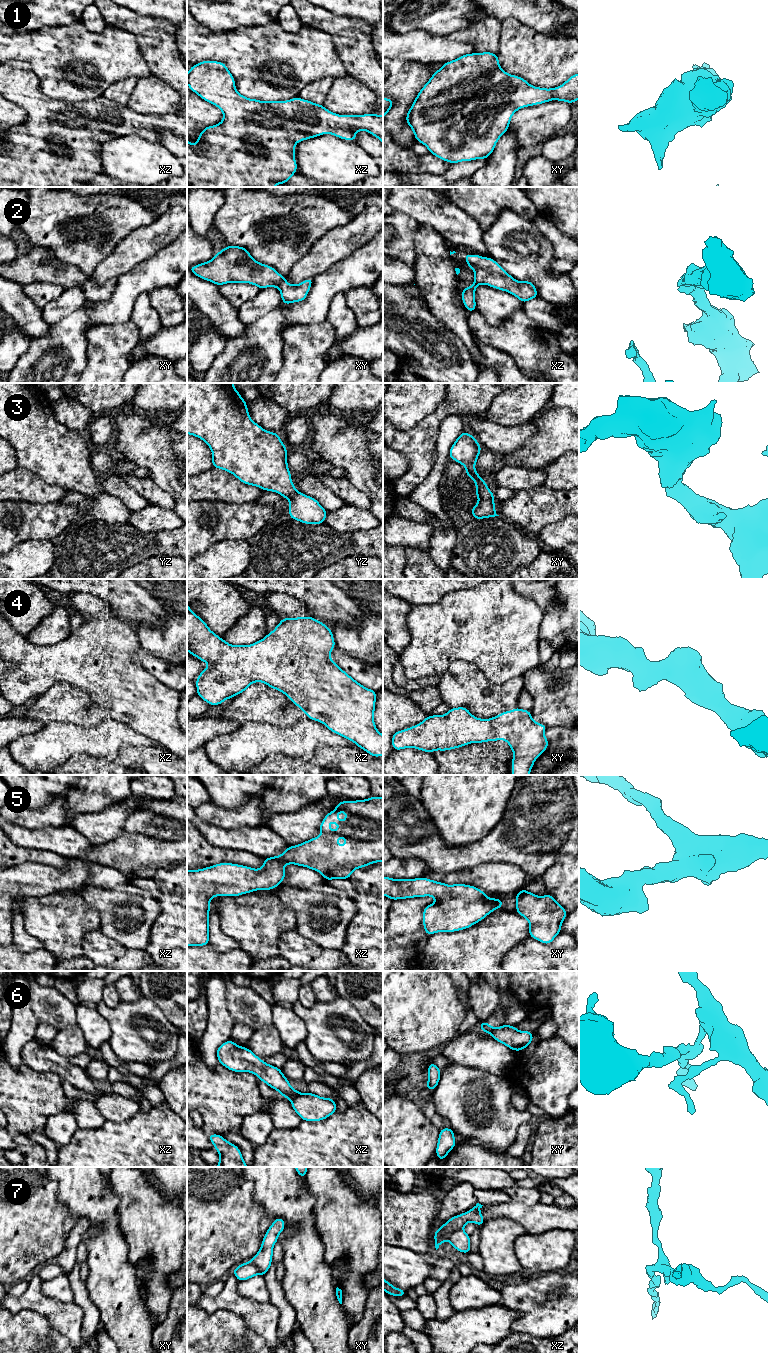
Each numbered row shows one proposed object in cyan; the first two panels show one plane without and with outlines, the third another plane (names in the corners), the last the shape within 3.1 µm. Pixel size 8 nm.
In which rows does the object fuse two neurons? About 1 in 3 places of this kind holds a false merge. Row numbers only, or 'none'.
6, 7

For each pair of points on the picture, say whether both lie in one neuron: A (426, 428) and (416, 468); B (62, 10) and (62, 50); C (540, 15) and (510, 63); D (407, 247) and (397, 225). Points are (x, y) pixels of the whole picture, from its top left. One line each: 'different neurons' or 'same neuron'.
A: same neuron
B: different neurons
C: different neurons
D: same neuron

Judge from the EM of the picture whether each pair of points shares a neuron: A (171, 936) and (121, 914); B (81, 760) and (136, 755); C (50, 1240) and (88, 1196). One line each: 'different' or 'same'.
A: different
B: same
C: different

